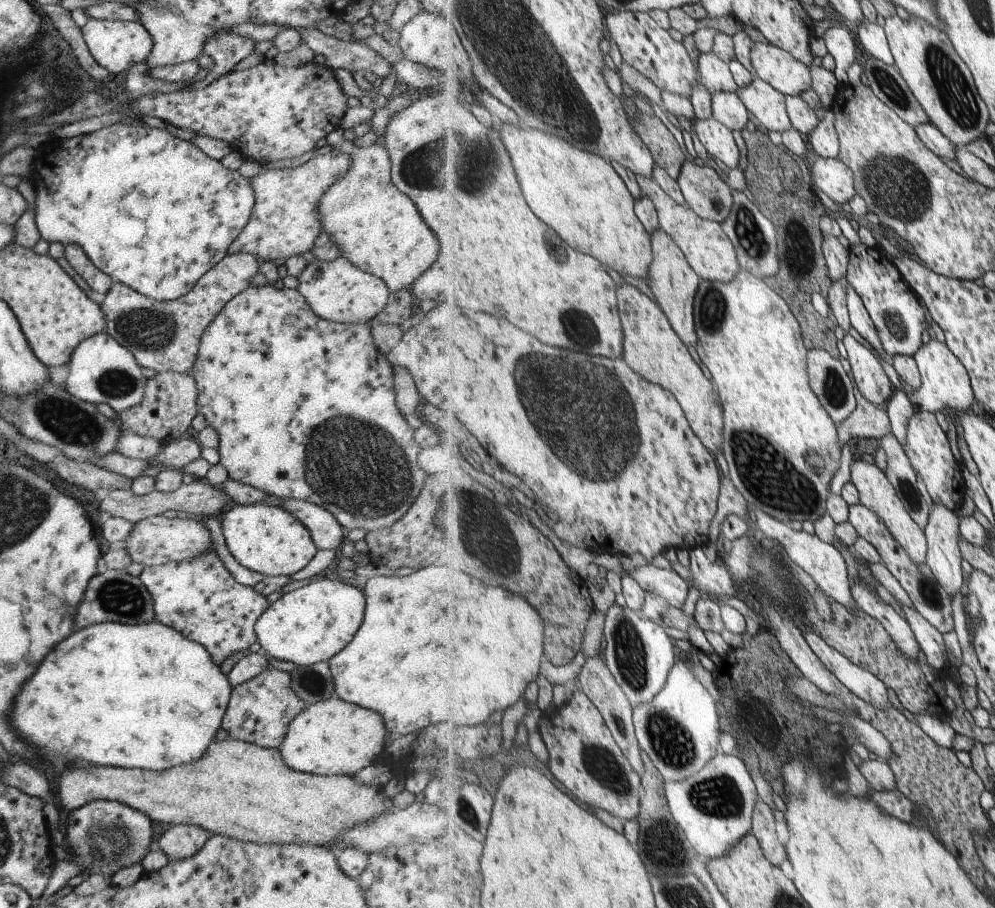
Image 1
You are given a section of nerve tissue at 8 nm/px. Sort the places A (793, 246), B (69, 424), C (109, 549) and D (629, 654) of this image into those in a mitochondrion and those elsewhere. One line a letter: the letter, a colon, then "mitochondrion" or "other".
A: mitochondrion
B: mitochondrion
C: other
D: mitochondrion

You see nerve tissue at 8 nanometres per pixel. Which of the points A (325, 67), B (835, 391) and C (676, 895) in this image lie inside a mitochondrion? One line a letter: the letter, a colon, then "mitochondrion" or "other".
A: other
B: mitochondrion
C: mitochondrion

